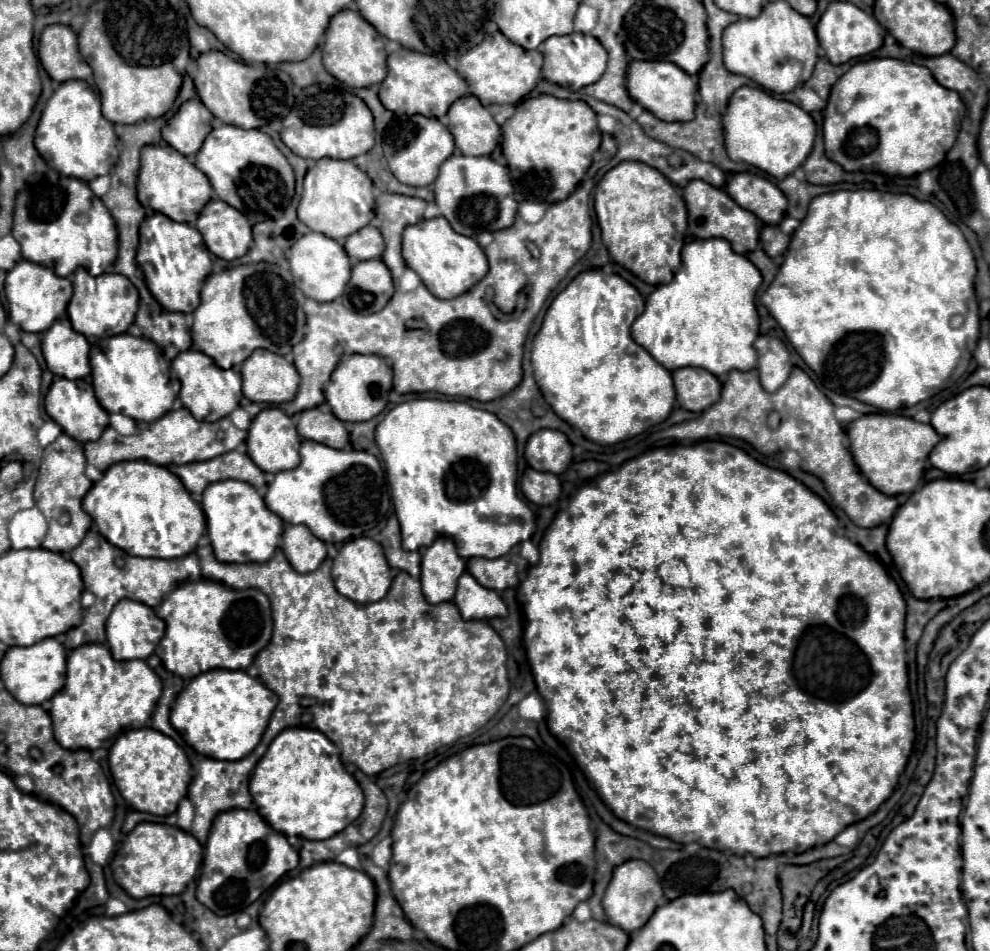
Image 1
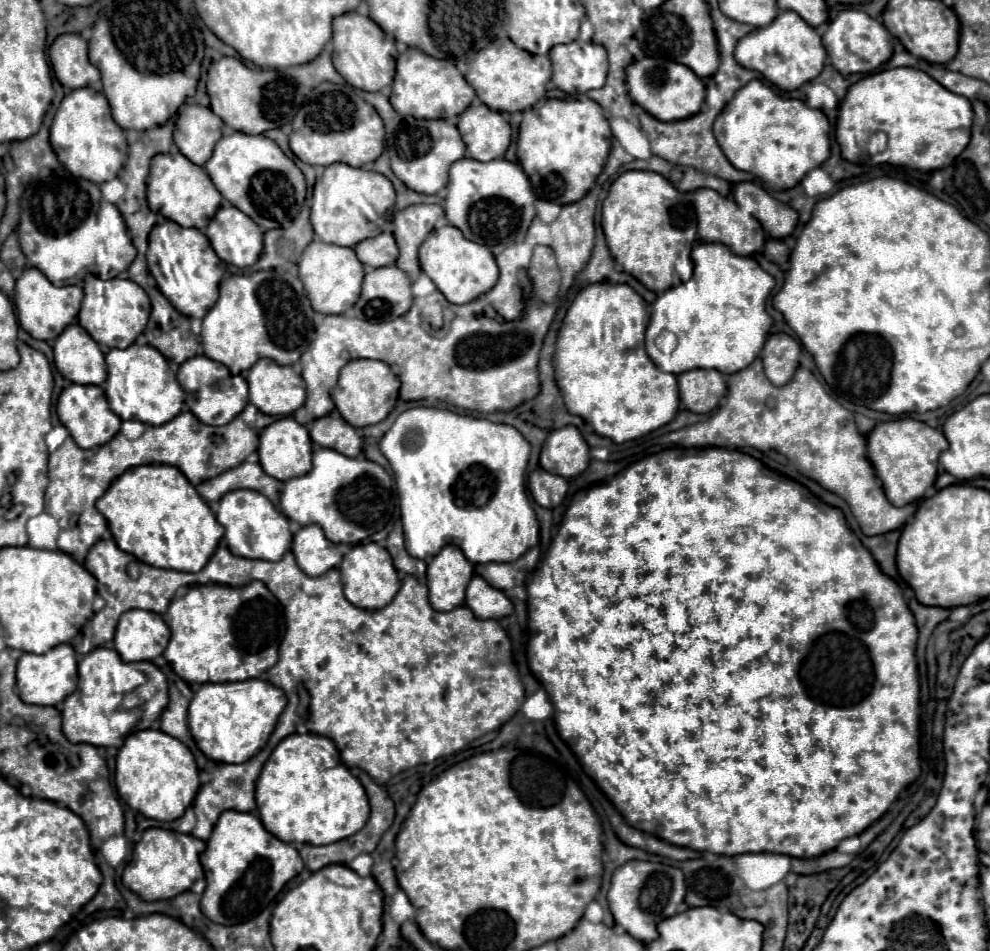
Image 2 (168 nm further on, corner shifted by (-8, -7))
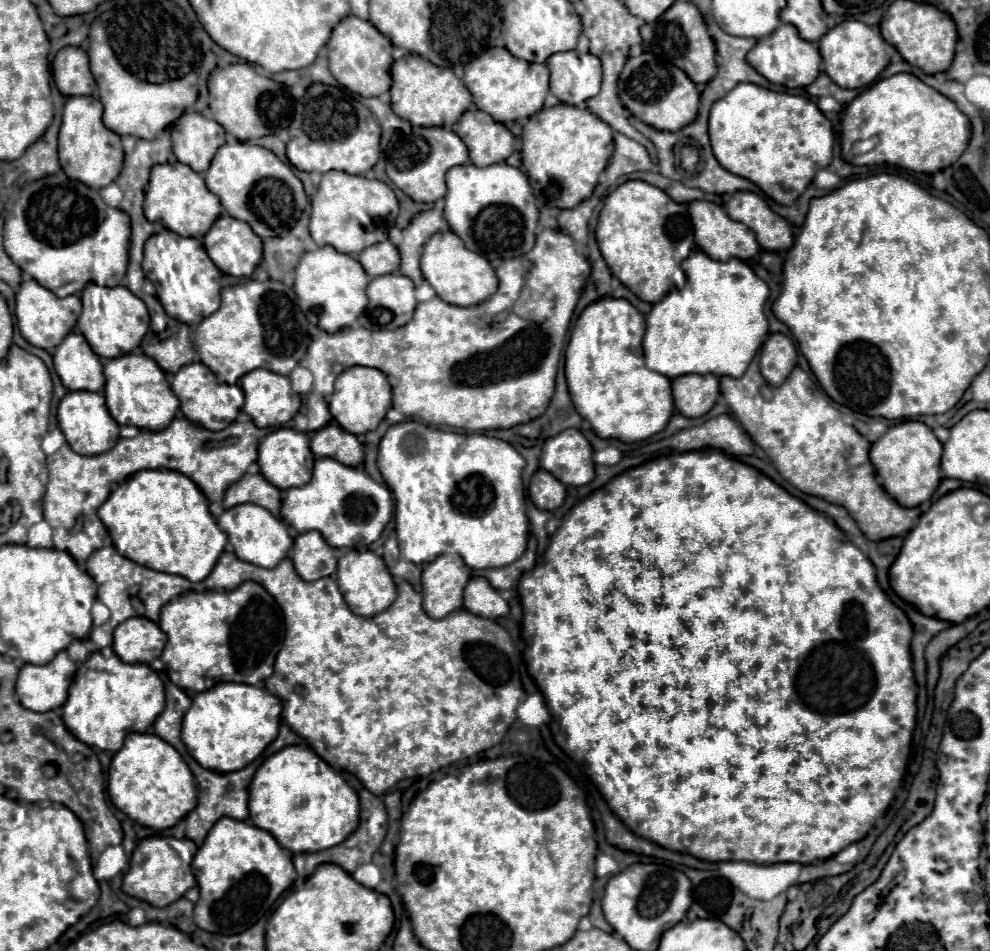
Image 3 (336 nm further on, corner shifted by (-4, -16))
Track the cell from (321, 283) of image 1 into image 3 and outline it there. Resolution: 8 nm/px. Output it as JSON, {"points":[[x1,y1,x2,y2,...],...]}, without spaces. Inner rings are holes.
{"points":[[323,246,303,254,299,266,295,268,293,288,297,292,297,304,301,312,305,312,307,320,333,334,341,328,353,326,359,314,365,310,367,284,369,276,355,258,351,258,349,254,341,254,331,246]]}

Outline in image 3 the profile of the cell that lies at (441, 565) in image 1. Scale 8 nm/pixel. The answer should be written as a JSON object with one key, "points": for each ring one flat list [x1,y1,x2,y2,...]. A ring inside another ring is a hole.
{"points":[[441,554,423,568,423,610,431,618,445,618,463,606,463,590,471,568,457,554]]}

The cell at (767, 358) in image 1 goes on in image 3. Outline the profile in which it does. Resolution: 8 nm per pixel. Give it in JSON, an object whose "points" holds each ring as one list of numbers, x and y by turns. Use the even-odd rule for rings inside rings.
{"points":[[771,334,763,348,761,348,761,358,759,358,759,366,761,366,761,374,765,376,767,382,771,384,781,384,789,372,793,370,797,362,797,350,795,344,791,342,791,338,787,338,785,334]]}

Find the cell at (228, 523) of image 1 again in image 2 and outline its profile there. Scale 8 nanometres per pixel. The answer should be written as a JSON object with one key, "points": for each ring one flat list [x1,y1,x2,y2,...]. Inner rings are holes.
{"points":[[229,491,229,495,223,495,219,501,217,521,225,527,223,539,233,555,241,555,245,559,279,561,291,547,293,537,289,531,289,519,259,491]]}

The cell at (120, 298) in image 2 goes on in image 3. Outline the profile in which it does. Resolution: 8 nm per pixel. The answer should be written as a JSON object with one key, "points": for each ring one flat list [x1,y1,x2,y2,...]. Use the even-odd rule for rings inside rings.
{"points":[[87,284,83,294,83,312,77,320,79,332,89,340,89,346,97,356,101,358,117,358,123,354,129,354,133,348,137,348,149,328,149,312,147,306,129,292,125,286,115,288,103,288,97,284]]}

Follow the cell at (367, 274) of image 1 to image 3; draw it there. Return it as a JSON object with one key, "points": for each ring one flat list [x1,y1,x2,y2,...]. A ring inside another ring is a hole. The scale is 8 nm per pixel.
{"points":[[393,272,377,276,367,286,369,304,361,316,361,324,371,330,393,330,407,324,415,312,415,286,411,278]]}

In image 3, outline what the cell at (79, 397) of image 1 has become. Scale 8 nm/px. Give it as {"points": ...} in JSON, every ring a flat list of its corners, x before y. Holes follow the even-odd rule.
{"points":[[67,392,57,408,57,420,69,446,77,454,103,454,119,440,119,424,109,416,103,394,97,392]]}

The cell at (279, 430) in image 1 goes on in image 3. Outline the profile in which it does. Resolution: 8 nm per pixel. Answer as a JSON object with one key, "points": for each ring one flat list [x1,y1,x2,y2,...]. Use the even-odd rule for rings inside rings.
{"points":[[277,428,263,438,259,444,259,468,265,480,269,480,275,488,287,490,293,486,303,486,311,480,313,472,313,452,309,448,309,436,297,432,293,428]]}

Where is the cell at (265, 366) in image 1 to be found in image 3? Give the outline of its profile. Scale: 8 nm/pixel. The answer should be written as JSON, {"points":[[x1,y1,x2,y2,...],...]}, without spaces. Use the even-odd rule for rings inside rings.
{"points":[[259,368,241,378,241,388,245,394,243,412,251,416,257,428,283,426,301,408,287,376]]}

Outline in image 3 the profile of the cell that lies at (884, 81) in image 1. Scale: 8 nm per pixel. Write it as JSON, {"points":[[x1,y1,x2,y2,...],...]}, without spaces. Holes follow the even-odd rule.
{"points":[[895,74,891,78,877,80,847,104,841,122,843,156,851,154,853,142,853,154,863,154,852,159,853,165,890,164,927,174,951,166,967,148,969,136,969,118,957,108,957,104,935,88,923,84,913,74],[873,130,879,130,879,140,873,136]]}

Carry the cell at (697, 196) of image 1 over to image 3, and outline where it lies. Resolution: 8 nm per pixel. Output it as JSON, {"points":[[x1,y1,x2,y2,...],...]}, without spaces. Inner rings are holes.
{"points":[[695,200,689,204,689,216,693,222,693,230,695,230,695,242,697,246,711,256,713,260,729,260,729,258,739,258,739,260,749,260,755,256,755,252,759,252,759,244,753,236,753,232,749,232,749,228,745,228,745,224,731,220,725,210,713,202,703,202,703,200]]}

